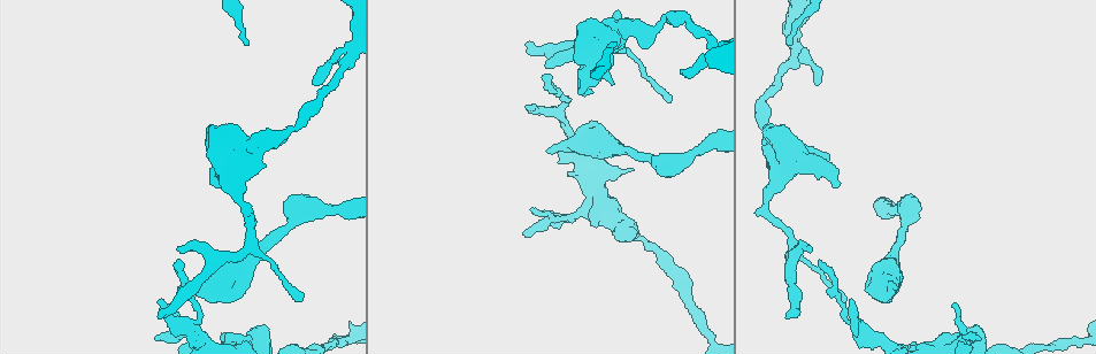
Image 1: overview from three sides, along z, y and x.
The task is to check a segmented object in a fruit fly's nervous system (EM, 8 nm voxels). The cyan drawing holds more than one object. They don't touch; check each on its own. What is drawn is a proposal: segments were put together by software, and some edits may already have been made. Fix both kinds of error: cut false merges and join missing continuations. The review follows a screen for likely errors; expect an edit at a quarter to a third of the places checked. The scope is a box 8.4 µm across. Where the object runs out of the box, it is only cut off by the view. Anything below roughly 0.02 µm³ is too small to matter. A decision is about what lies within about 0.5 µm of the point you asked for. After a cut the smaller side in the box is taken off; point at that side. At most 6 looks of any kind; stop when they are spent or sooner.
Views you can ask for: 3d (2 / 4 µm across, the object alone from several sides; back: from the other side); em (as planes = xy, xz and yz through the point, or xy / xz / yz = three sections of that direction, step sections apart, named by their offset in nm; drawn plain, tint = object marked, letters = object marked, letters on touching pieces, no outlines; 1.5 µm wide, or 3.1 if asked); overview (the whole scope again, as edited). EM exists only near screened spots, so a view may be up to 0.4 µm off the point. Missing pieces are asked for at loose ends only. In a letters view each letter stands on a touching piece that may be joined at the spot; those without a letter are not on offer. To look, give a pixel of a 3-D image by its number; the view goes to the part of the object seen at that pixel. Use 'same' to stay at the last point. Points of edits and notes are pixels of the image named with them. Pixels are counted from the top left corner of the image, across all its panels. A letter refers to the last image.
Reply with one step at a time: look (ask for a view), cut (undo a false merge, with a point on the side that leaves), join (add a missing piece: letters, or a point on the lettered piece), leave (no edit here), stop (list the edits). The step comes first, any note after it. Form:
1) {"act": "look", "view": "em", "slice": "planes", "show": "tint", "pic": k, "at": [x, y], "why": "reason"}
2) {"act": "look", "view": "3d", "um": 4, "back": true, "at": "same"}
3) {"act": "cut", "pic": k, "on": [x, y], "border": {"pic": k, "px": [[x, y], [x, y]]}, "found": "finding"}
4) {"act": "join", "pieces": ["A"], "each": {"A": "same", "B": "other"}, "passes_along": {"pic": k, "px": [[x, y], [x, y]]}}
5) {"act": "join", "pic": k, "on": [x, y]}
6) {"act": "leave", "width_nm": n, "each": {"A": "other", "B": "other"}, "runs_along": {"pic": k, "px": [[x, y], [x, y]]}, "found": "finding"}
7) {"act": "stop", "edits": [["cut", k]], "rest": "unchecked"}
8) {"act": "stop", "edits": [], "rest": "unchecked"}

{"act": "look", "view": "em", "slice": "planes", "show": "tint", "pic": 1, "at": [548, 149], "why": "free end"}

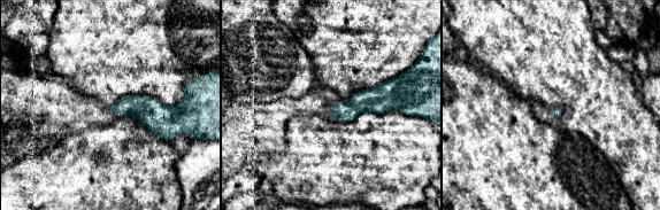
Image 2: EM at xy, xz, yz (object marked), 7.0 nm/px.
{"act": "look", "view": "em", "slice": "planes", "show": "letters", "at": "same"}

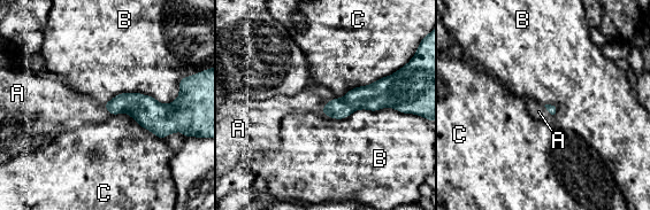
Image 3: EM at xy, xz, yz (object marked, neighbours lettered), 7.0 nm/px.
{"act": "join", "pieces": ["A"], "each": {"A": "same", "B": "other", "C": "other"}, "passes_along": {"pic": 3, "px": [[360, 98], [326, 104], [306, 102]]}, "found": "the neuron continues"}

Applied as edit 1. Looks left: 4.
{"act": "look", "view": "overview"}

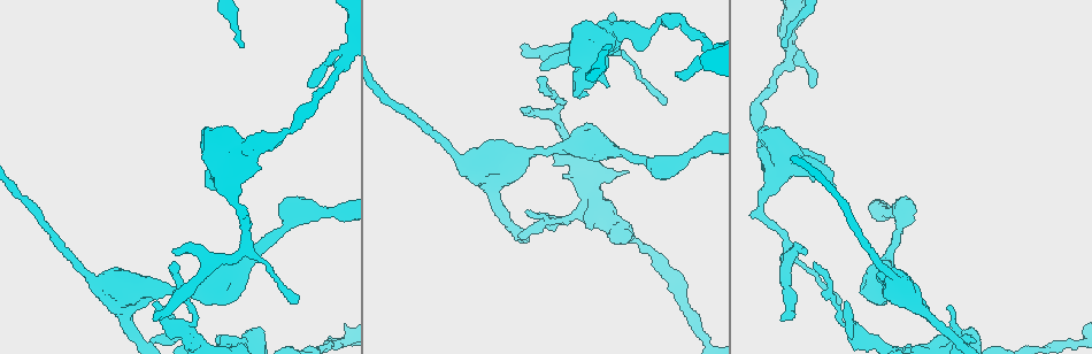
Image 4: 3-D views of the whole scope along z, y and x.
{"act": "look", "view": "em", "slice": "planes", "show": "tint", "pic": 4, "at": [155, 319], "why": "an open end"}

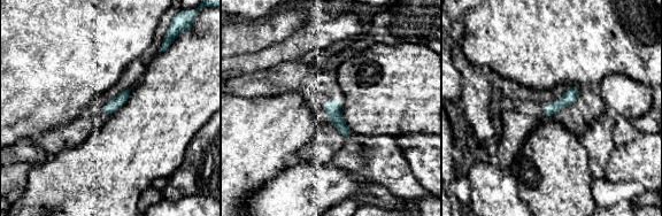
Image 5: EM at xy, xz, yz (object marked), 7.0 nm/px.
{"act": "look", "view": "em", "slice": "planes", "show": "letters", "at": "same", "why": "see the neighbours"}

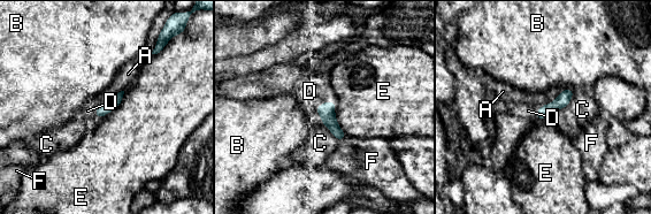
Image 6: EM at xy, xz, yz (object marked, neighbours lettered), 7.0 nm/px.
{"act": "join", "pieces": ["D"], "each": {"A": "other", "B": "other", "C": "other", "D": "same", "E": "other", "F": "other"}, "found": "the neuron continues"}

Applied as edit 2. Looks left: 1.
{"act": "stop", "edits": [["join", 3], ["join", 6]], "rest": "unchecked"}

